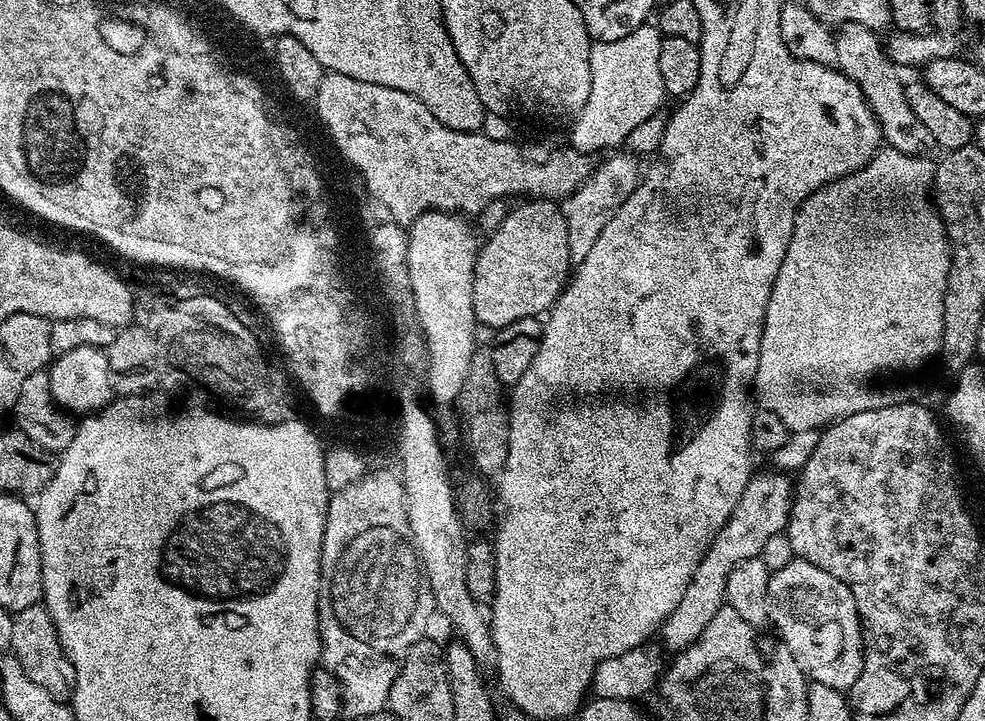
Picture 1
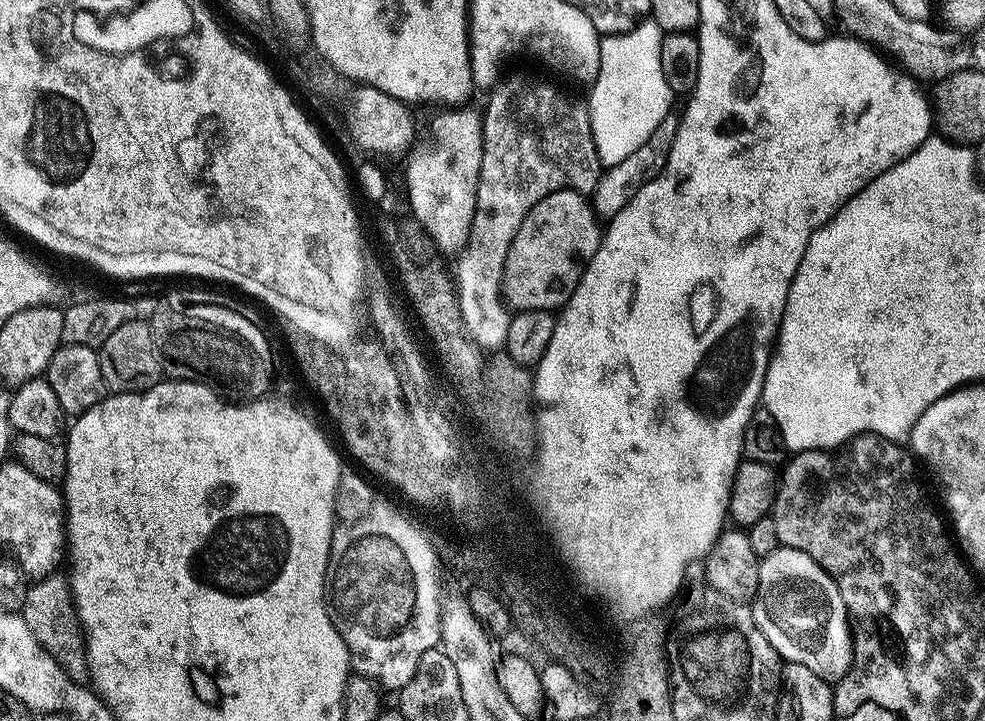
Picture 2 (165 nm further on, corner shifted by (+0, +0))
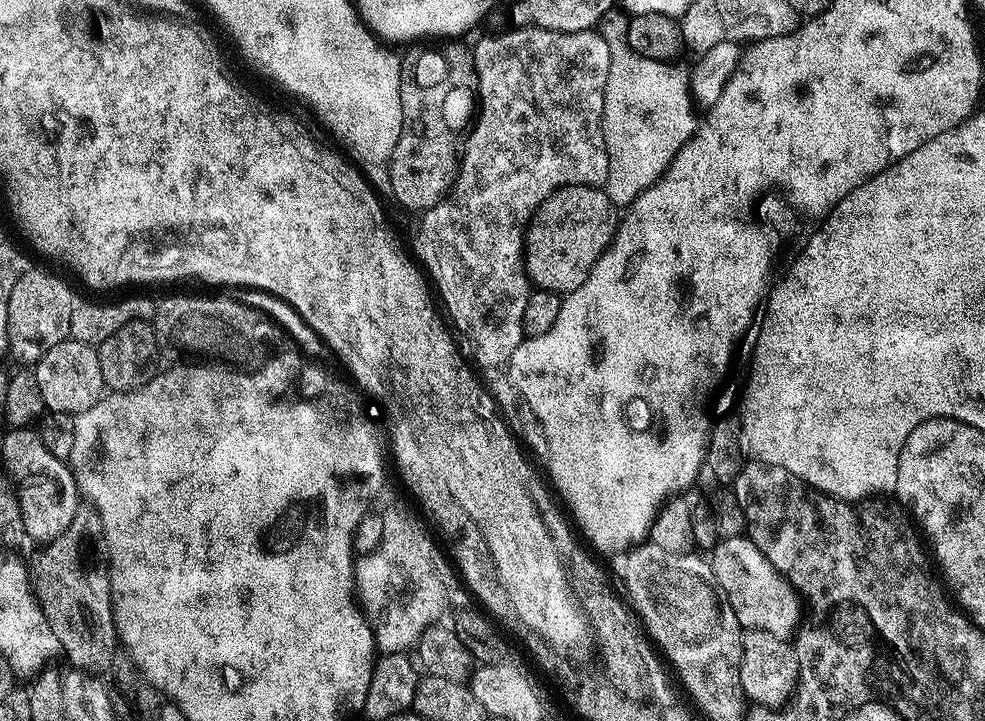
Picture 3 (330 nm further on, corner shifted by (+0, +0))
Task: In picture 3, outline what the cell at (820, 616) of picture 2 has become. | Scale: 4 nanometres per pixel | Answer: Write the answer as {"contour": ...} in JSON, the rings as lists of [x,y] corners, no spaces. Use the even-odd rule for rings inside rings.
{"contour":[[[747,535],[725,539],[711,549],[710,576],[717,588],[724,593],[738,618],[741,629],[769,632],[783,637],[784,616],[796,608],[798,592],[791,581],[787,580],[771,562],[754,546]]]}

